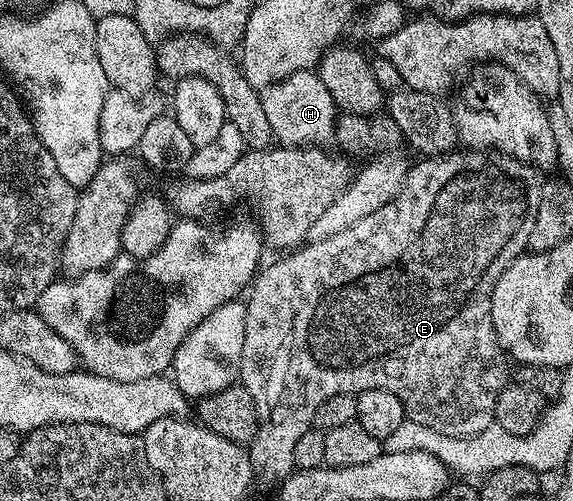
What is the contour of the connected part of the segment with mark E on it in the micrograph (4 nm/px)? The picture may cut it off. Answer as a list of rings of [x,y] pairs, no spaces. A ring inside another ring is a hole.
[[[461,147],[451,153],[442,153],[440,157],[425,157],[418,165],[417,162],[410,164],[403,187],[397,192],[395,199],[391,199],[391,203],[383,203],[379,211],[371,211],[367,219],[351,223],[347,231],[339,231],[339,235],[331,235],[331,239],[309,241],[296,251],[286,252],[282,261],[273,261],[269,266],[266,264],[258,272],[247,293],[249,301],[245,305],[239,378],[240,384],[251,391],[251,399],[255,399],[257,430],[247,446],[247,452],[258,482],[280,483],[294,472],[295,442],[312,426],[319,403],[323,403],[323,399],[331,399],[331,395],[356,395],[368,389],[391,391],[391,395],[398,397],[399,403],[403,403],[403,411],[408,420],[420,423],[423,427],[431,427],[431,431],[439,431],[439,435],[470,437],[479,435],[479,431],[487,431],[487,427],[494,424],[495,403],[499,399],[499,391],[510,384],[511,365],[495,335],[491,299],[495,283],[503,275],[505,268],[526,252],[531,227],[535,227],[535,211],[539,211],[542,184],[542,174],[535,166],[491,149]]]

